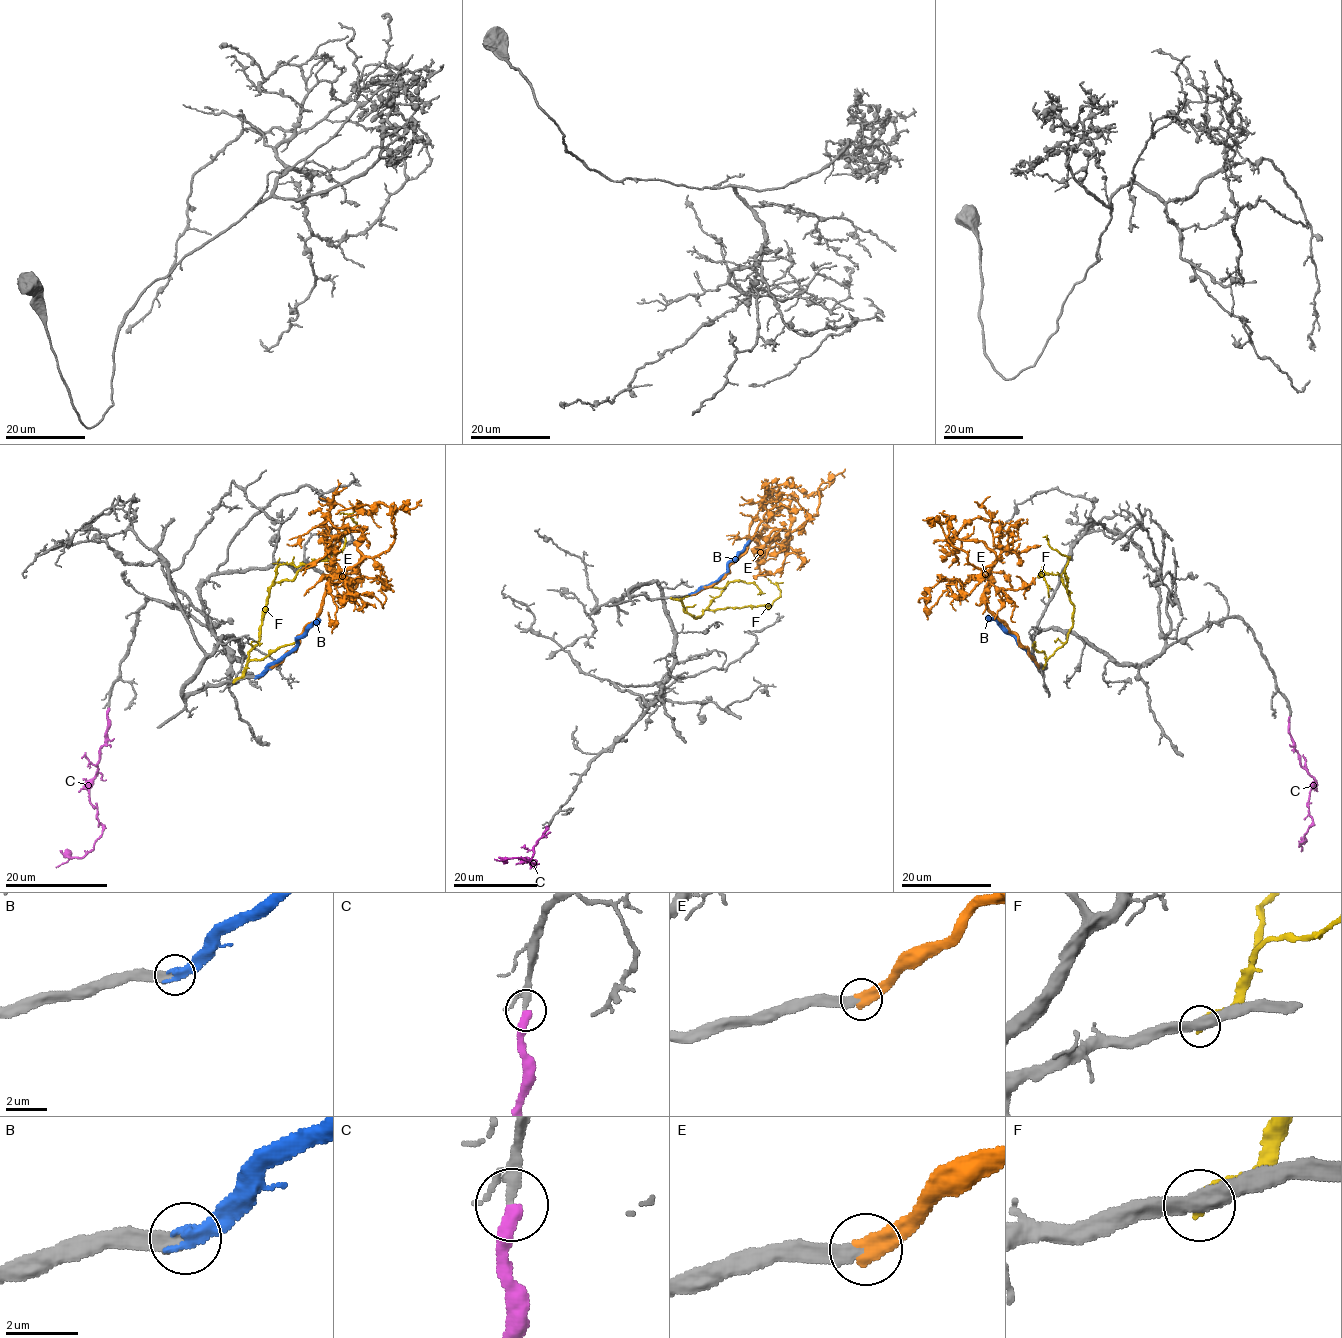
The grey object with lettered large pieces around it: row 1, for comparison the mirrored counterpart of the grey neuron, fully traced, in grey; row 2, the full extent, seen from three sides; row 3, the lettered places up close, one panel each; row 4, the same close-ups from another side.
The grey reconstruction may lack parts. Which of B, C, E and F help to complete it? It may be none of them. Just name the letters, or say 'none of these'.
C, E

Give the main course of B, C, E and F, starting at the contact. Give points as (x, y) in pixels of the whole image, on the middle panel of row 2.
B: (691, 593), (715, 583), (750, 540)
C: (547, 826), (536, 843), (533, 857), (529, 861), (525, 859), (534, 866), (523, 859), (494, 859)
E: (692, 594), (727, 573), (756, 534), (783, 529), (788, 539), (789, 501), (770, 500), (746, 539)
F: (671, 598), (681, 601), (684, 611), (696, 618), (706, 610), (770, 605), (780, 595), (775, 584), (782, 582)

